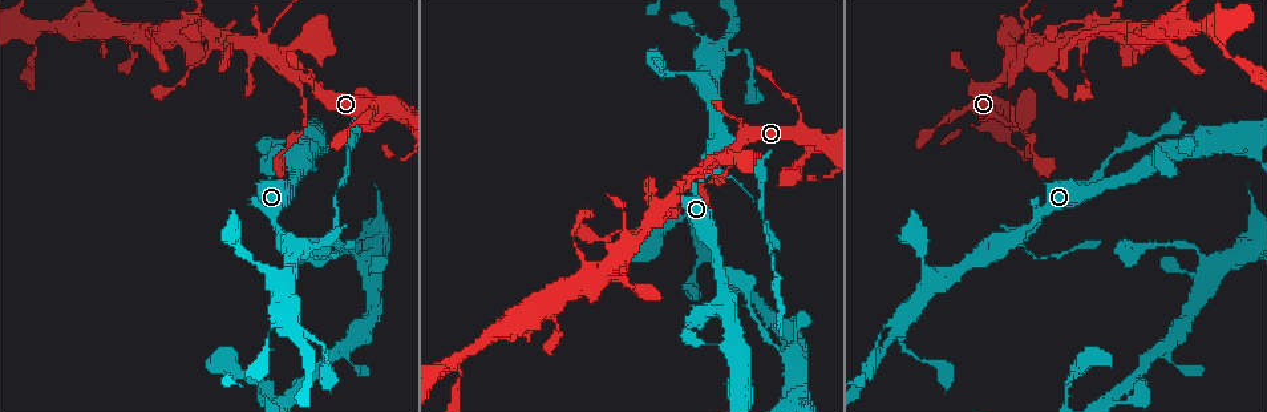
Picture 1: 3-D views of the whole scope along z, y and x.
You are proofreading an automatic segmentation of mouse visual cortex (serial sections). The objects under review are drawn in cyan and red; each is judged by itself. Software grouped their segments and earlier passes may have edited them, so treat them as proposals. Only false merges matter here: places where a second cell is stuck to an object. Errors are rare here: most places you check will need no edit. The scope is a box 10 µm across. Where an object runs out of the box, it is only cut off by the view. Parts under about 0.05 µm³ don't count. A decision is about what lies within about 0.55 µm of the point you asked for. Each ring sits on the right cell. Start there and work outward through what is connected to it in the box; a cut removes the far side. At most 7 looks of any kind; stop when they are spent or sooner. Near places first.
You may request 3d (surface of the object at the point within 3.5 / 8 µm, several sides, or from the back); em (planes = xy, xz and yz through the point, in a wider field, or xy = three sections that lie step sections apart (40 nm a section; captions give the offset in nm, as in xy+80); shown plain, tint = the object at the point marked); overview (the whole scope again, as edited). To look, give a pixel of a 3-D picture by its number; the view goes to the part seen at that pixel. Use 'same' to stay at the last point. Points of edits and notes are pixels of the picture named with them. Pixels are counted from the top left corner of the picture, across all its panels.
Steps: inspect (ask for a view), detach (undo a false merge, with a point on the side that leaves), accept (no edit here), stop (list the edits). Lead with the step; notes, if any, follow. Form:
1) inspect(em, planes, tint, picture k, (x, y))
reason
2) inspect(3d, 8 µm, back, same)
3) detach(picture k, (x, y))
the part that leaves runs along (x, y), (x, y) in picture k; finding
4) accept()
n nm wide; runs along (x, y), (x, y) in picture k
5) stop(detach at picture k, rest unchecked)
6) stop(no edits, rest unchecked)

inspect(3d, 3.5 µm, picture 1, (304, 98))
three-way junction

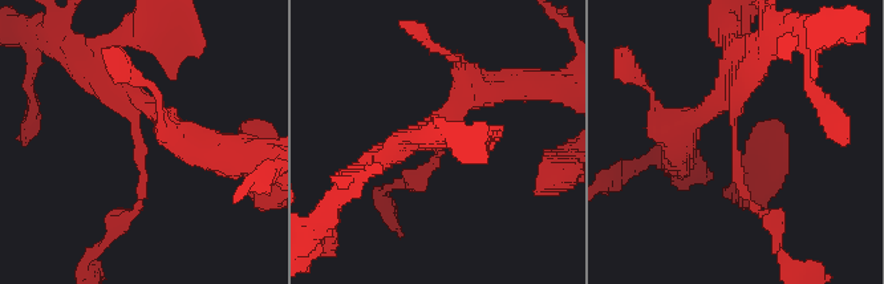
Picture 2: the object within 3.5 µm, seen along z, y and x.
inspect(em, xy, step 1, tint, picture 2, (731, 140))
now the EM

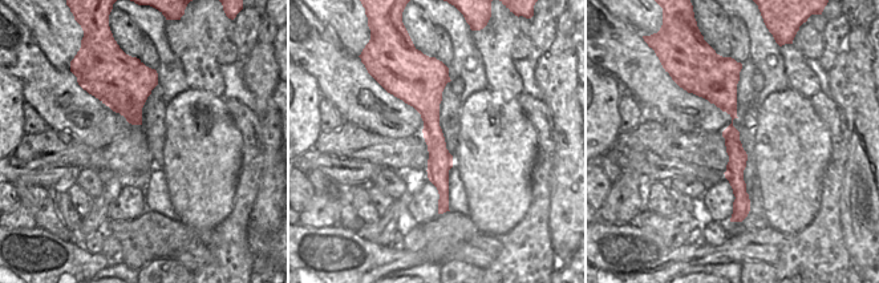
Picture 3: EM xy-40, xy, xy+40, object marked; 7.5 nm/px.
accept()
runs along (170, 122), (138, 98), (142, 201), (130, 216) in picture 2; continuous, no second cell

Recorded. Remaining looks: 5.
inspect(3d, 8 µm, picture 1, (218, 39))
four or more arms meet

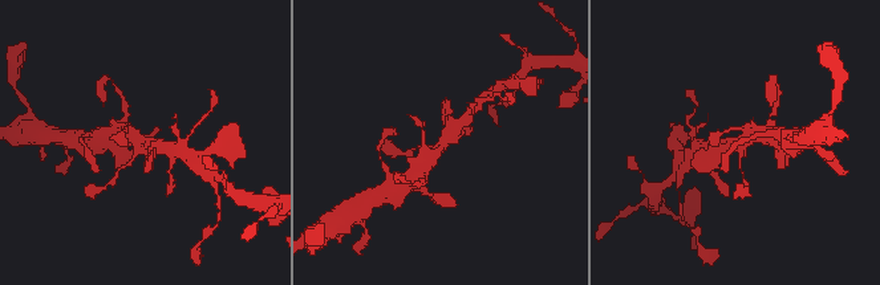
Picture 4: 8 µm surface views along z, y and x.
inspect(3d, 3.5 µm, back, same)
closer look

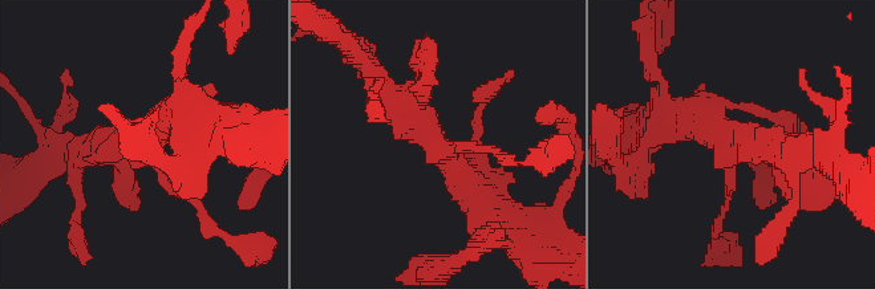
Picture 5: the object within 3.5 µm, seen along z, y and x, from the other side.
inspect(em, xy, step 5, tint, picture 5, (438, 147))
4 arms; arms of 150, 200, 350, 400 nm

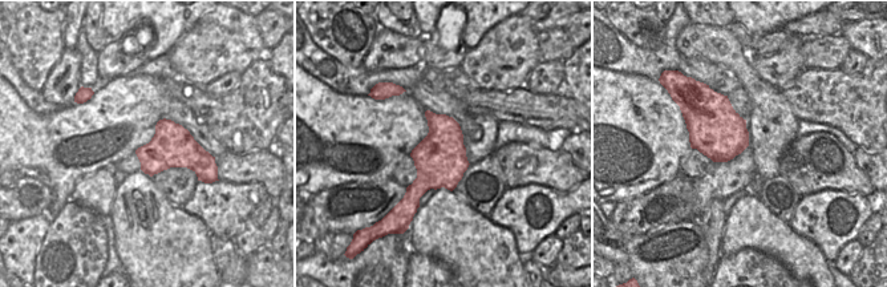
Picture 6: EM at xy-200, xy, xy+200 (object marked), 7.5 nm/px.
accept()
runs along (381, 84), (487, 210) in picture 5; all the same cell

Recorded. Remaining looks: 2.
inspect(3d, 3.5 µm, picture 1, (1208, 29))
four or more arms meet

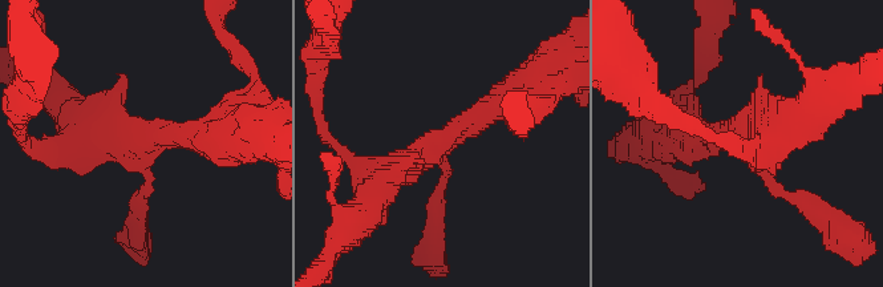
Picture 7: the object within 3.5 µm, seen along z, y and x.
inspect(em, xy, step 5, tint, picture 7, (142, 143))

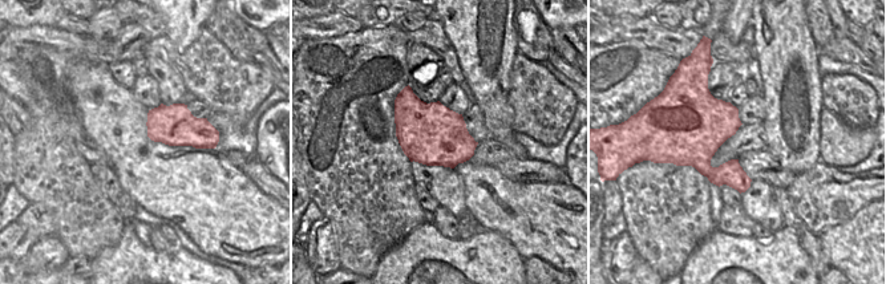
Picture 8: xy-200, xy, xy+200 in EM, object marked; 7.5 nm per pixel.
accept()
arms of 150, 200, 300, 450 nm; runs along (513, 89), (367, 190) in picture 7; continuous, no second cell

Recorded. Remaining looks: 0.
stop(no edits, rest unchecked)

